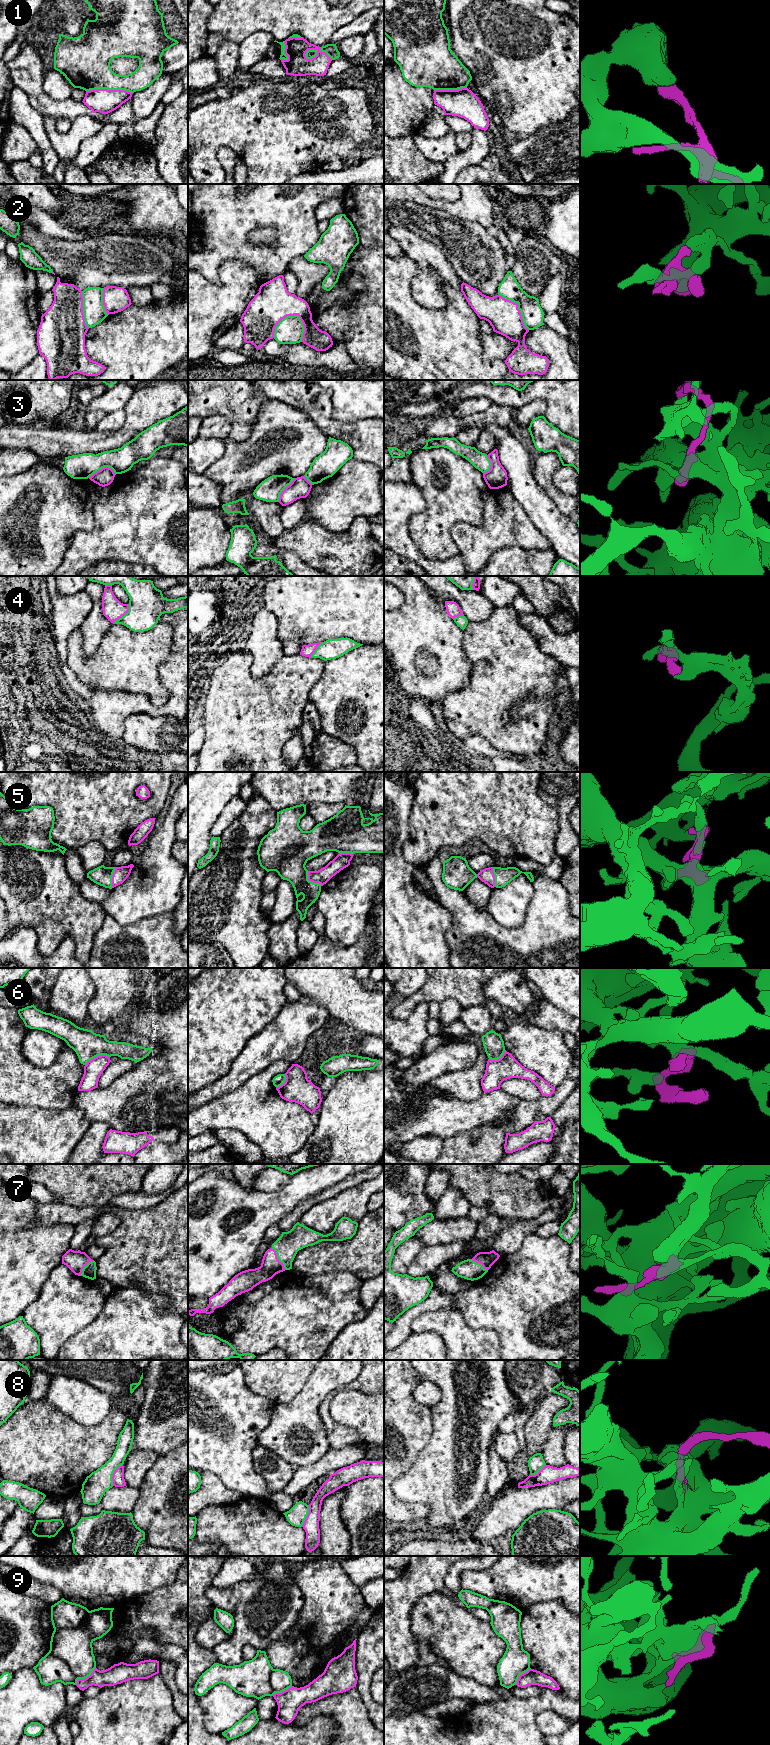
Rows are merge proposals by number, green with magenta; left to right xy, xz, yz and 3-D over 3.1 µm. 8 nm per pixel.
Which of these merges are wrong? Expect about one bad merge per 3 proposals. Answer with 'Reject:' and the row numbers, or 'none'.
Reject: 1, 2, 3, 6

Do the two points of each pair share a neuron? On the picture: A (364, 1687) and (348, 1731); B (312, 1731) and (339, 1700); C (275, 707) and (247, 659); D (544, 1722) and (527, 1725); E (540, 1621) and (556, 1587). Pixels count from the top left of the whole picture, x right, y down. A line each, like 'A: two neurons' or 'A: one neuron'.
A: two neurons
B: two neurons
C: one neuron
D: two neurons
E: two neurons

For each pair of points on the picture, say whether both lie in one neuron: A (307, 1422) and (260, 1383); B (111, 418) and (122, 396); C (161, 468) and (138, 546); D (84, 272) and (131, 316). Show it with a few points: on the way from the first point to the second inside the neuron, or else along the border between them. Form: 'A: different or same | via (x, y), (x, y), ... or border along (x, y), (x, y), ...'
A: different | border along (302, 1388), (290, 1400), (275, 1405)
B: different | border along (123, 408), (106, 413)
C: same | via (161, 487), (138, 527)
D: different | border along (131, 303), (122, 310), (108, 315)

